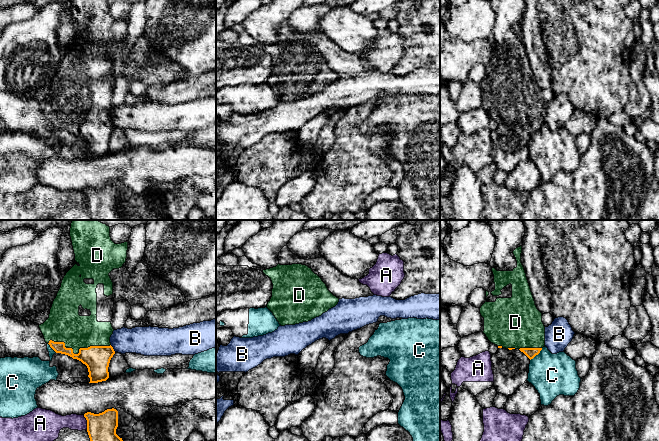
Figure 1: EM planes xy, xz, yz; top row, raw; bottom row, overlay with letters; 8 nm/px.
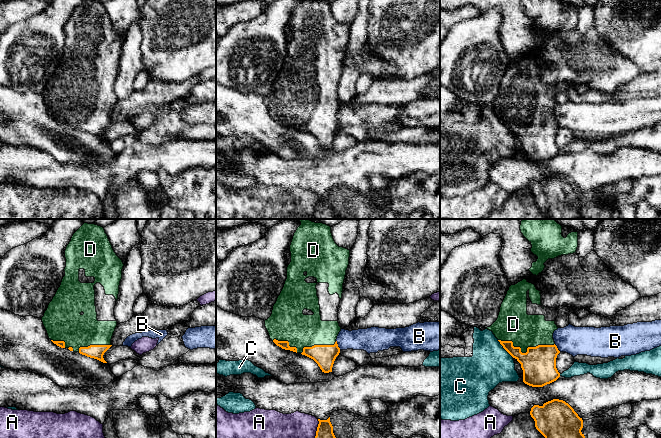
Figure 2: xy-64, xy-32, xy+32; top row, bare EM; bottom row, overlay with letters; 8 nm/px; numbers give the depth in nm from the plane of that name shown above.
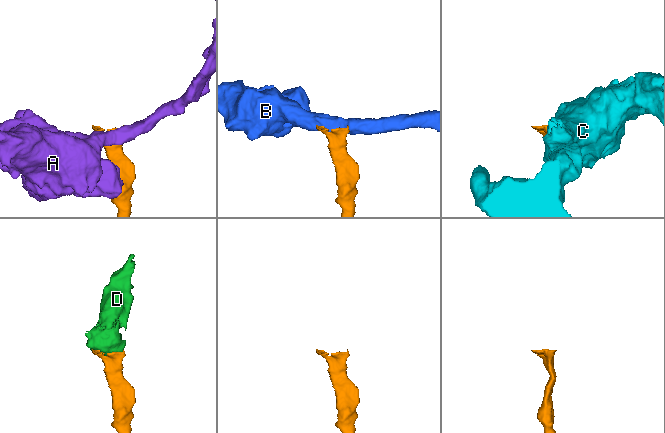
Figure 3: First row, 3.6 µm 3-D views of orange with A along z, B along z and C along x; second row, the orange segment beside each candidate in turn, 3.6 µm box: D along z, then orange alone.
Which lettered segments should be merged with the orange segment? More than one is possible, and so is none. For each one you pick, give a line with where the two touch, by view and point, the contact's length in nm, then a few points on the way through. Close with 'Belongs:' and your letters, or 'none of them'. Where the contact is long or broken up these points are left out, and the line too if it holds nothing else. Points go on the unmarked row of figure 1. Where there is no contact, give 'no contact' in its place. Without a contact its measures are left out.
D: xy (79, 128) | 500 nm
Belongs: D

